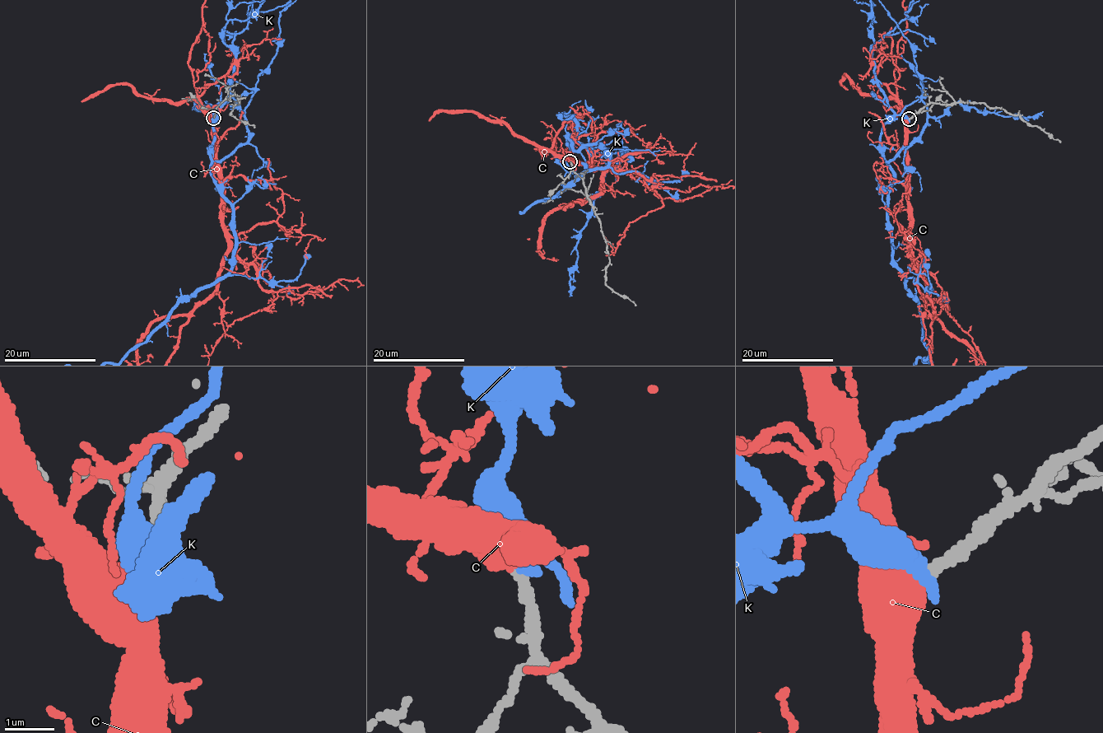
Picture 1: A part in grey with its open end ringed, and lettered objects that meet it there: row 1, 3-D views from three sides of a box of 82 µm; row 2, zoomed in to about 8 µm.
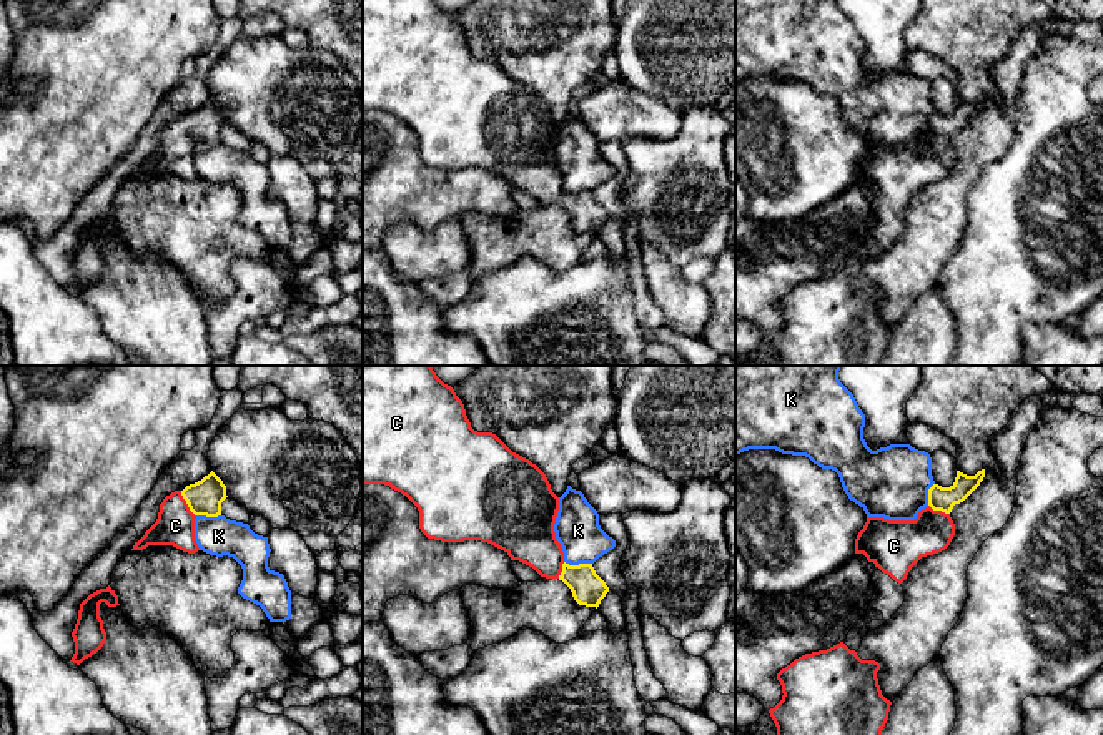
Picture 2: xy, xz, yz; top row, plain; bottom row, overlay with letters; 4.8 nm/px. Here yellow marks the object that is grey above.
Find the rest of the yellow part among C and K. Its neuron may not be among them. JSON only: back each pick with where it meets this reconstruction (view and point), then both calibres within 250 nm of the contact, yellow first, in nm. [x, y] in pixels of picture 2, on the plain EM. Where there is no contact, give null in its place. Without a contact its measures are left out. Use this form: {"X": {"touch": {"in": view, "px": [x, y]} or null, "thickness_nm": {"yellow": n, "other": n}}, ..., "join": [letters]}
{"C": {"touch": {"in": "xy", "px": [187, 130]}, "thickness_nm": {"yellow": 170, "other": 190}}, "join": ["C"]}

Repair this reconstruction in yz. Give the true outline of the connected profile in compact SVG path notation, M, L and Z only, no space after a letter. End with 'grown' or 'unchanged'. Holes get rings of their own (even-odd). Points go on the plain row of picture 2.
M985 96L975 103L957 98L950 115L933 111L928 116L928 133L915 148L867 145L855 166L855 181L863 181L868 190L902 211L922 185L938 181L950 173L955 163L950 140L980 113L983 105Z; grown

